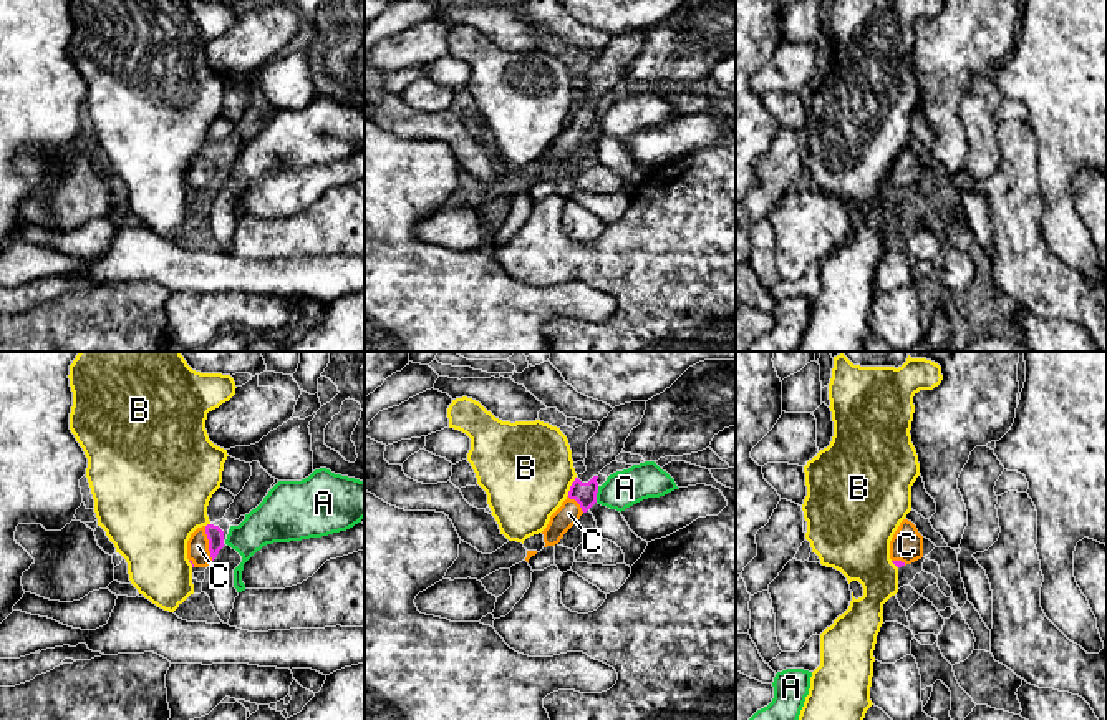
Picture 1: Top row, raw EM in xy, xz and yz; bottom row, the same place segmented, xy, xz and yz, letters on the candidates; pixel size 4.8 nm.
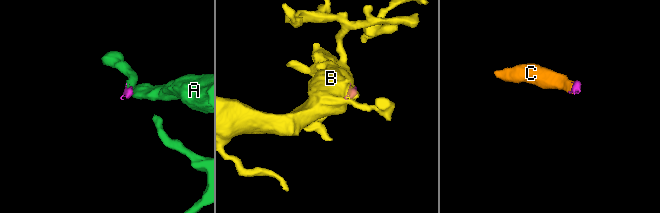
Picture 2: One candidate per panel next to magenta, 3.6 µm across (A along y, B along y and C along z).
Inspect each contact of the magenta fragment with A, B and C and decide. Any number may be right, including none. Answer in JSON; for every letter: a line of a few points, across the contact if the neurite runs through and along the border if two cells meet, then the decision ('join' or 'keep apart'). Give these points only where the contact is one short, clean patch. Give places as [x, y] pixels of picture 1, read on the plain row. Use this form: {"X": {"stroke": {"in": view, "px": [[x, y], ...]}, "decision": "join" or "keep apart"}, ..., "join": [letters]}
{"A": {"stroke": {"in": "xz", "px": [[599, 115], [595, 130]]}, "decision": "keep apart"}, "B": {"stroke": {"in": "xz", "px": [[575, 105], [567, 123]]}, "decision": "keep apart"}, "C": {"stroke": {"in": "xy", "px": [[214, 161], [209, 171], [198, 175]]}, "decision": "join"}, "join": ["C"]}

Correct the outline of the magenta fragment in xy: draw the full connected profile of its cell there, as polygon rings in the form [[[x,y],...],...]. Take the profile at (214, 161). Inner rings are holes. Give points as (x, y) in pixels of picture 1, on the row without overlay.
[[[207,153],[197,156],[187,169],[187,187],[192,196],[207,196],[224,176],[224,159]]]

